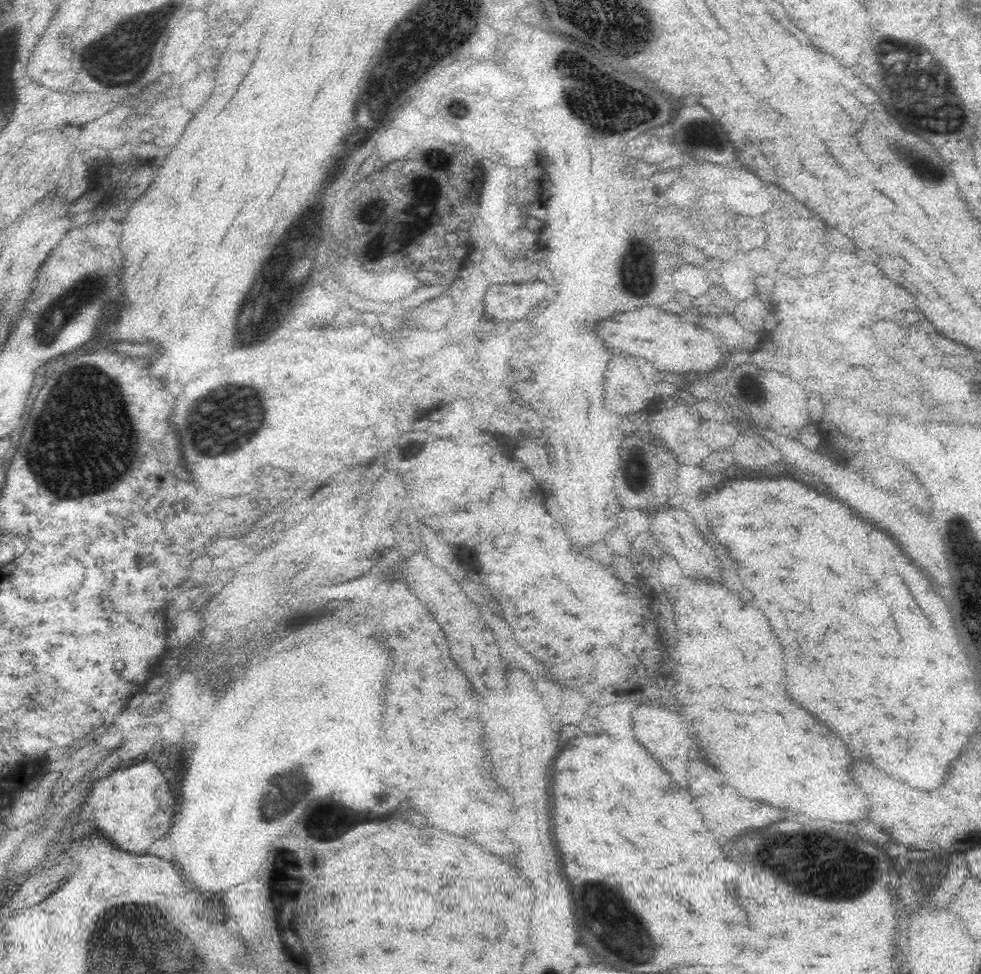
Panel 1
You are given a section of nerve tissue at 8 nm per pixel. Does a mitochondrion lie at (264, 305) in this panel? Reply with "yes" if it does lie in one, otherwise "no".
yes

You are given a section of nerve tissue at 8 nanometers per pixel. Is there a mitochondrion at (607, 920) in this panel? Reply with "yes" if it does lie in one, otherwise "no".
yes

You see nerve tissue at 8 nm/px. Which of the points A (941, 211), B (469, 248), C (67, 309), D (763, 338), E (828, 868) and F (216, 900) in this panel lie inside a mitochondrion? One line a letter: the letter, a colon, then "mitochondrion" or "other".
A: other
B: other
C: mitochondrion
D: other
E: mitochondrion
F: other

